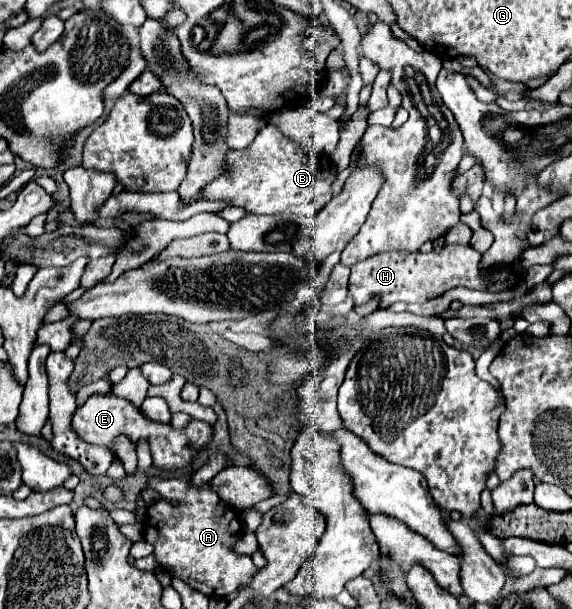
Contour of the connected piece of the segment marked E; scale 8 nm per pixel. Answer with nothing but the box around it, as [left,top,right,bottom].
[71,393,213,471]

